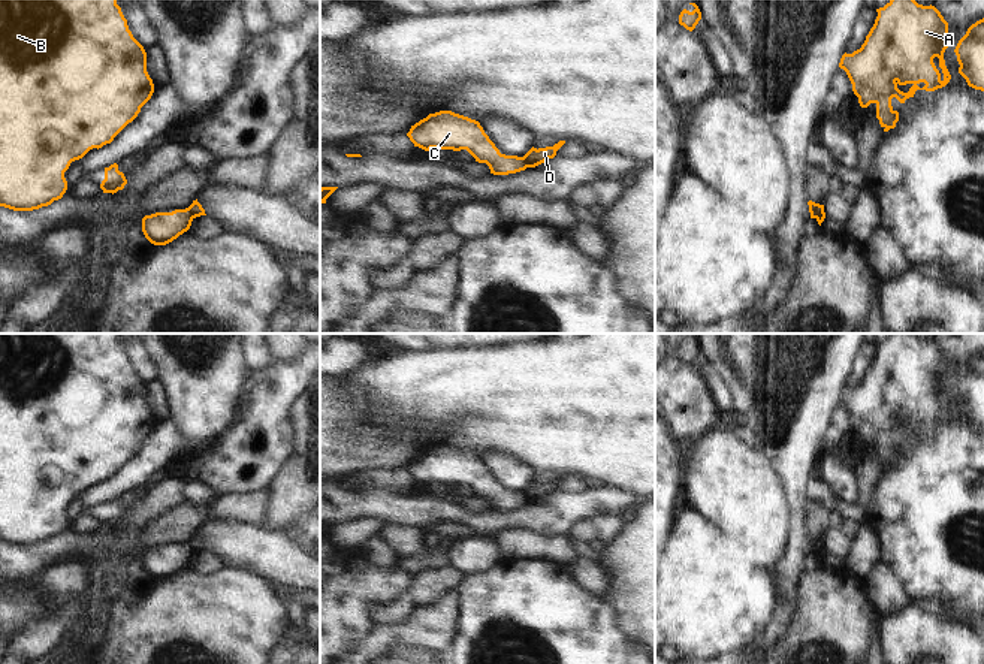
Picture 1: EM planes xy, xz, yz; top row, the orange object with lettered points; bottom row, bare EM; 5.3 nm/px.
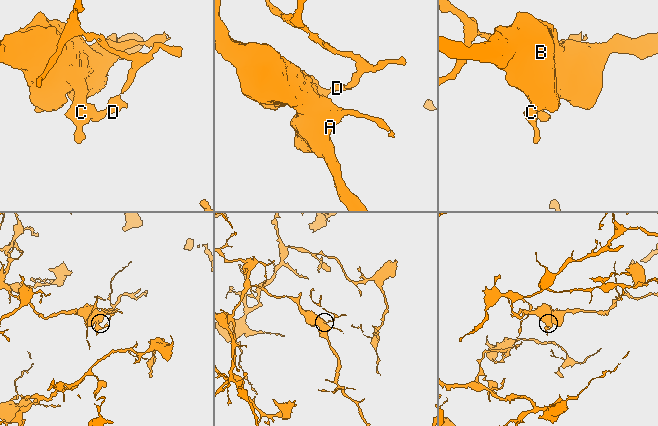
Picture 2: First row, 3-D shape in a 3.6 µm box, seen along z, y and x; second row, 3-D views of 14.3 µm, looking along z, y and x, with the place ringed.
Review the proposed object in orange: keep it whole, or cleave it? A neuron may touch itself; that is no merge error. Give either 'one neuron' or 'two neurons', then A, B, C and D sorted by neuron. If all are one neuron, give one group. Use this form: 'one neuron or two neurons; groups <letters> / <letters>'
two neurons; groups A B C / D

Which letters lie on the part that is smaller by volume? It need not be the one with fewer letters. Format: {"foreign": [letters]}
{"foreign": ["D"]}

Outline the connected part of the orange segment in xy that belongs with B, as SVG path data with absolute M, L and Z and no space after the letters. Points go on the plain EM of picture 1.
M0 333L0 541L33 546L51 540L67 525L64 507L90 485L111 479L151 434L154 419L147 407L147 387L129 365L117 333Z

